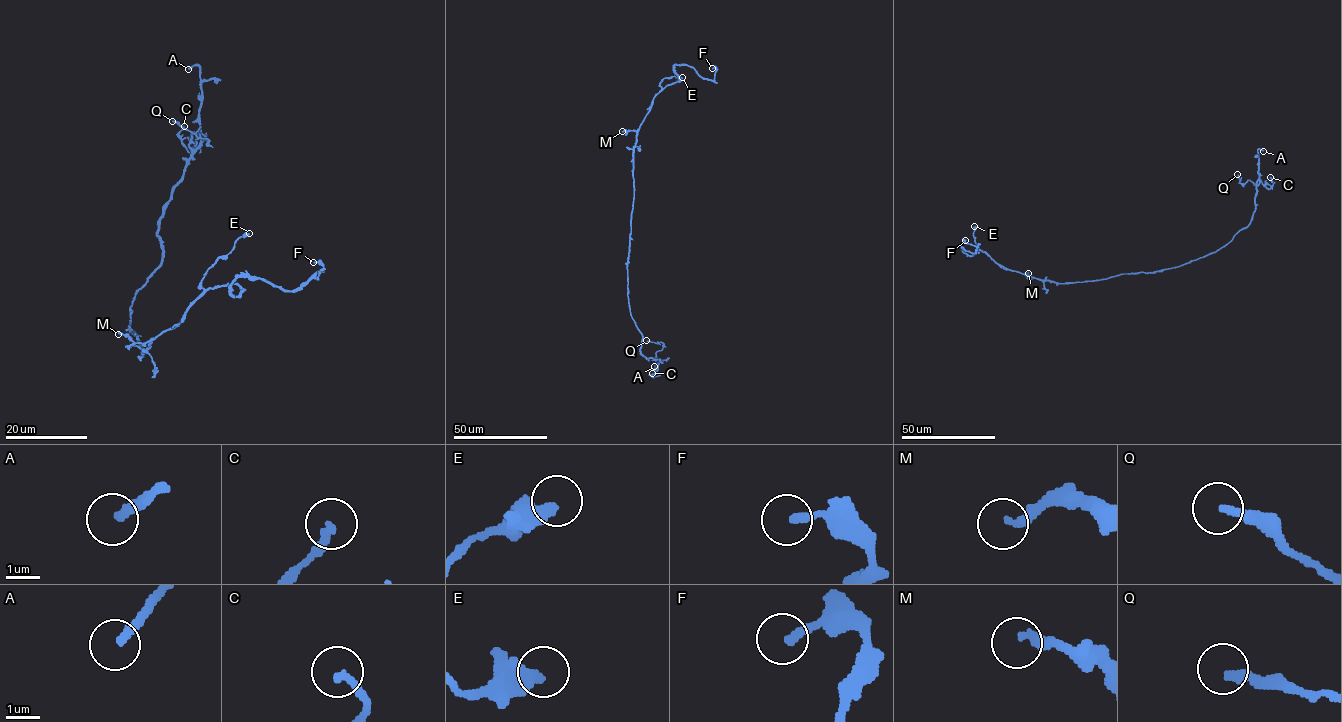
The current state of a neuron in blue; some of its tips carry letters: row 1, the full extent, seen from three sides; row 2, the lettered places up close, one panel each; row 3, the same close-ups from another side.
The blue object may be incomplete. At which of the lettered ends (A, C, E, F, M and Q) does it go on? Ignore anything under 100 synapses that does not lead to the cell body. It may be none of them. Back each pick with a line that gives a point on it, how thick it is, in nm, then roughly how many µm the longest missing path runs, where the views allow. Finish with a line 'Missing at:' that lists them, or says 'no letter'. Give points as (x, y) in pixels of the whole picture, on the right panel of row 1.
A: at (1263, 151); 280 nm thick; about 50 µm are missing
Missing at: A

